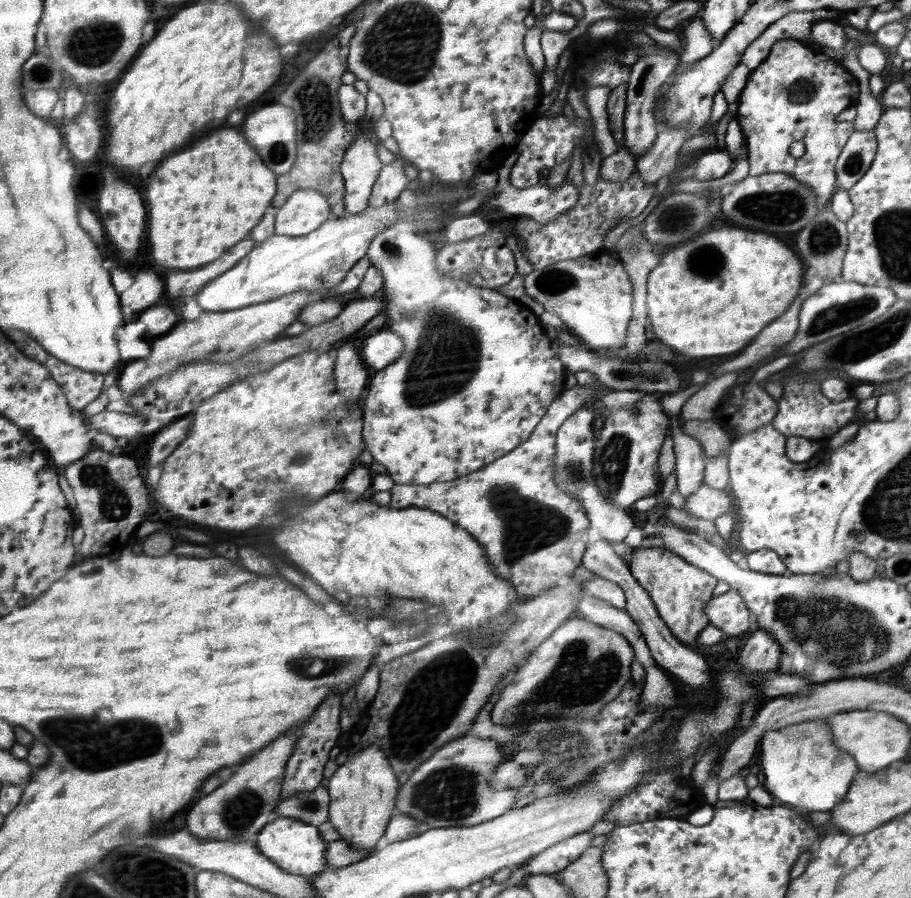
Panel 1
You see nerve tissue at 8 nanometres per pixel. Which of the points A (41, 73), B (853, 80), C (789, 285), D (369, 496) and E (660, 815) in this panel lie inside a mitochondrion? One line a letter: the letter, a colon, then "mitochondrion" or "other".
A: mitochondrion
B: other
C: other
D: other
E: other

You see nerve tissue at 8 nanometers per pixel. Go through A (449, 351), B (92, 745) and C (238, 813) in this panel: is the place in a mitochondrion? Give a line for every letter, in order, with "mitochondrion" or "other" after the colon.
A: mitochondrion
B: mitochondrion
C: mitochondrion

